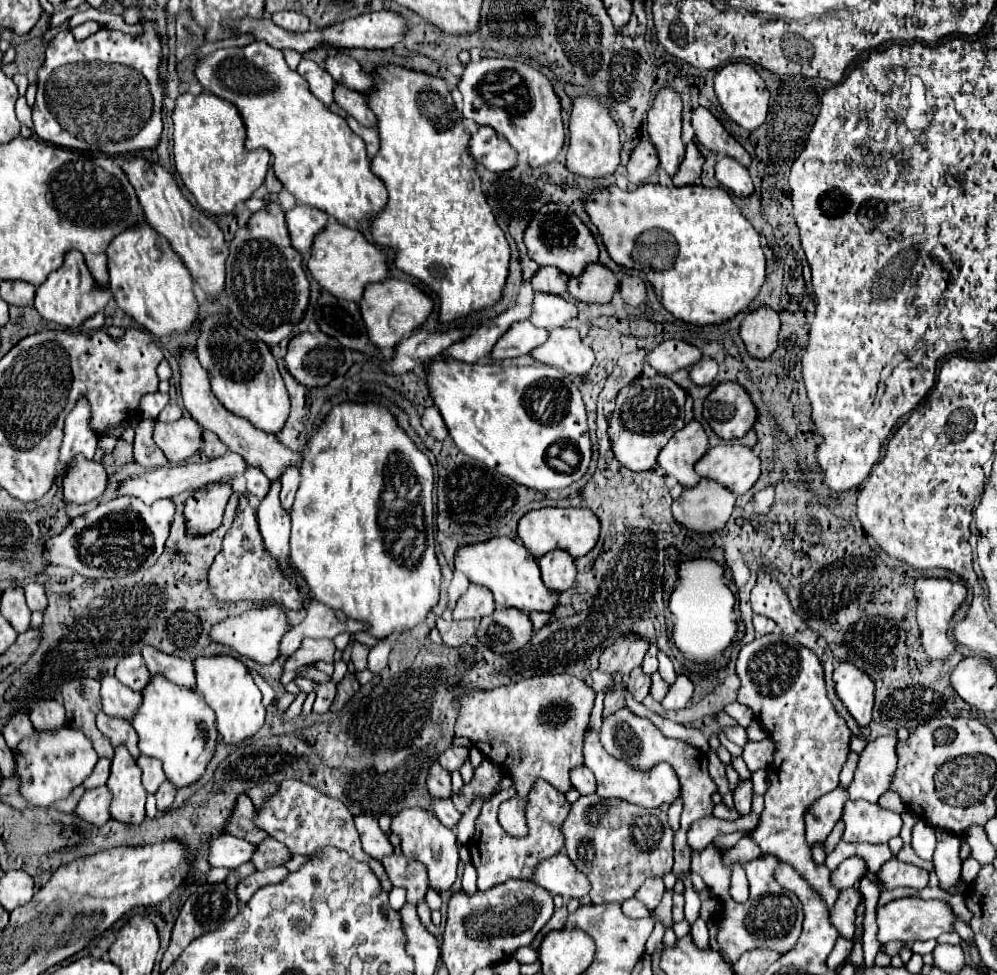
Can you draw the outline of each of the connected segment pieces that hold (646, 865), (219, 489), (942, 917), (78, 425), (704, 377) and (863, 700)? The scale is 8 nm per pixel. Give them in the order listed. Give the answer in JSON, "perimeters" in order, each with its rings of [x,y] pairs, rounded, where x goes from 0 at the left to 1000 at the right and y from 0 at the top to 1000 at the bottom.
{"perimeters":[[[[589,814],[573,825],[565,857],[569,878],[593,905],[595,927],[625,927],[651,898],[667,898],[675,888],[675,851],[663,829],[633,827],[623,818]]],[[[218,494],[216,498],[204,498],[192,507],[186,515],[186,531],[192,548],[212,546],[222,537],[226,517],[234,507],[234,494]]],[[[904,921],[896,923],[890,929],[880,933],[880,950],[882,950],[882,966],[890,968],[894,964],[908,964],[908,966],[928,966],[938,964],[946,956],[958,956],[956,948],[962,939],[952,931],[946,923],[924,923],[924,921]]],[[[83,406],[77,410],[75,418],[65,429],[65,449],[63,449],[61,466],[59,466],[63,480],[67,480],[77,466],[83,466],[89,472],[93,470],[99,449],[91,441],[89,429],[91,429],[91,418],[89,418],[87,408]]],[[[701,369],[697,375],[693,375],[693,390],[699,394],[699,396],[707,396],[707,394],[713,394],[719,386],[719,371],[717,369]]],[[[842,679],[840,685],[836,687],[836,697],[842,716],[856,732],[860,743],[872,745],[878,710],[878,702],[874,699],[874,695],[854,679]]]]}

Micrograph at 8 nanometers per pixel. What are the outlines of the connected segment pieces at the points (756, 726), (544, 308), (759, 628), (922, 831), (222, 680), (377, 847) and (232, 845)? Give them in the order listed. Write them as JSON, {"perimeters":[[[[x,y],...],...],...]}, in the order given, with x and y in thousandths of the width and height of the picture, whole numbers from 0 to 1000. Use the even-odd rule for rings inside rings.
{"perimeters":[[[[755,738],[749,745],[749,755],[751,755],[751,759],[765,759],[765,757],[769,757],[769,749],[765,749],[765,743],[763,741]]],[[[537,299],[535,320],[533,320],[533,328],[531,328],[533,332],[553,338],[557,334],[563,334],[563,330],[569,330],[577,324],[579,324],[579,314],[569,304]]],[[[755,630],[755,640],[757,640],[757,648],[759,648],[759,652],[771,650],[771,648],[775,648],[775,644],[777,644],[777,640],[775,640],[771,634],[763,632],[763,630]]],[[[922,841],[914,851],[914,868],[922,880],[934,882],[938,872],[938,849],[930,847],[930,843]]],[[[230,671],[204,673],[194,679],[198,708],[206,714],[206,720],[216,730],[216,743],[226,761],[238,763],[256,753],[266,741],[266,726],[262,722],[262,708],[254,699],[250,687],[242,677]]],[[[356,837],[356,847],[358,847],[358,853],[362,857],[362,866],[364,866],[364,872],[382,882],[384,878],[392,876],[394,874],[394,868],[390,864],[390,857],[380,849],[380,843],[372,837]]],[[[220,855],[214,862],[210,862],[210,888],[220,888],[220,890],[240,890],[242,886],[252,882],[254,876],[254,866],[230,857],[230,855]]]]}

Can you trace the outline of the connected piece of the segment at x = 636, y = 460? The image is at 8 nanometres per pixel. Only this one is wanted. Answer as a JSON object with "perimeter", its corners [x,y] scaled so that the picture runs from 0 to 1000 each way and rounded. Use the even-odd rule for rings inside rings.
{"perimeter":[[[665,384],[645,386],[637,394],[629,396],[619,406],[619,416],[611,431],[611,449],[617,470],[637,484],[653,482],[663,459],[675,449],[679,441],[687,437],[687,408],[687,400]]]}

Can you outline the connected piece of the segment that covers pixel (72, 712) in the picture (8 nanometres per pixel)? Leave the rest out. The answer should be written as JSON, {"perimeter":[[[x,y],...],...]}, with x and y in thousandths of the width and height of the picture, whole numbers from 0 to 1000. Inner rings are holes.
{"perimeter":[[[73,695],[63,699],[61,708],[65,728],[67,728],[67,743],[79,747],[91,761],[99,775],[113,777],[113,765],[109,757],[105,757],[97,745],[95,734],[101,728],[101,714],[99,714],[99,697],[95,695]]]}

